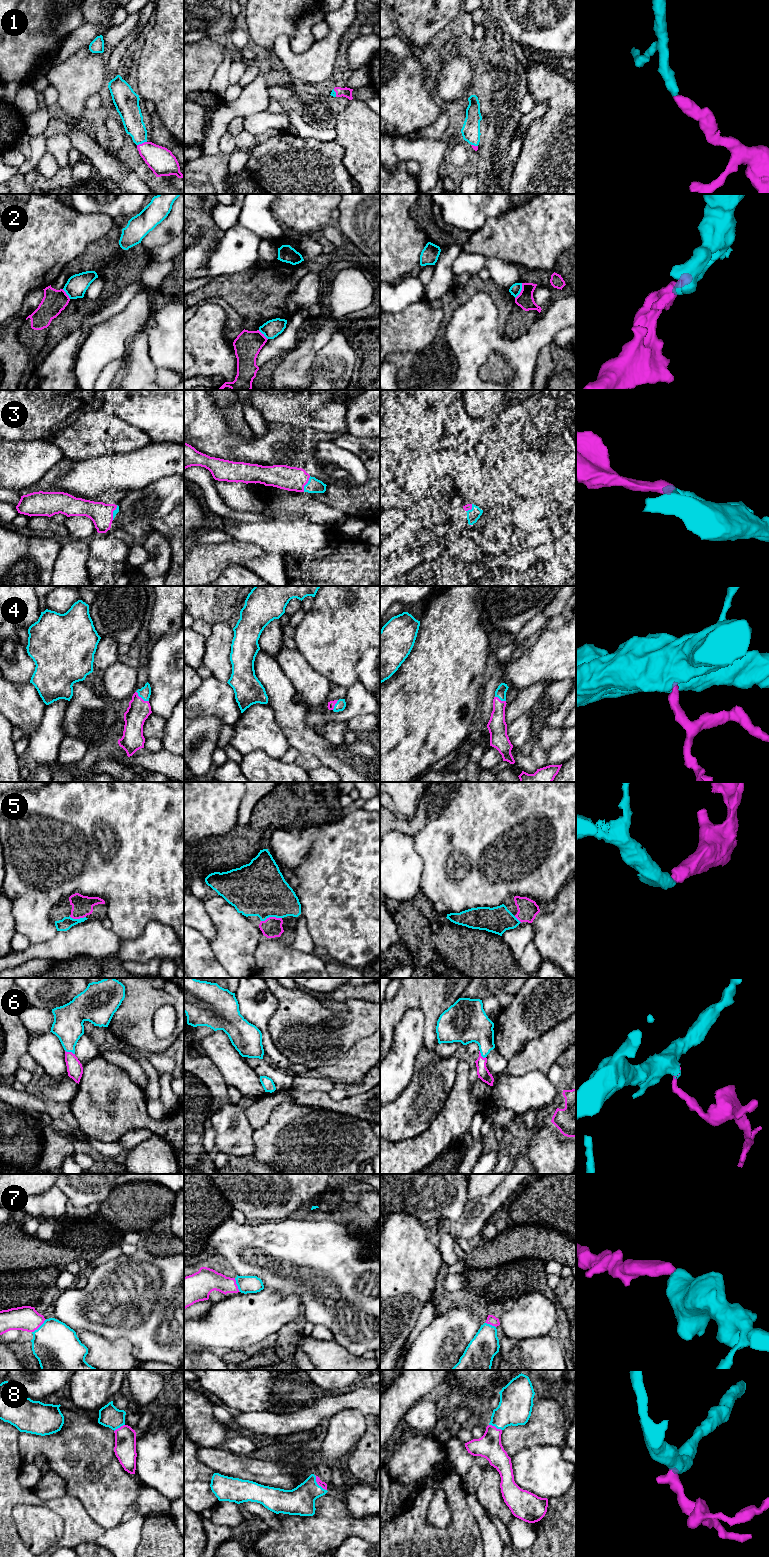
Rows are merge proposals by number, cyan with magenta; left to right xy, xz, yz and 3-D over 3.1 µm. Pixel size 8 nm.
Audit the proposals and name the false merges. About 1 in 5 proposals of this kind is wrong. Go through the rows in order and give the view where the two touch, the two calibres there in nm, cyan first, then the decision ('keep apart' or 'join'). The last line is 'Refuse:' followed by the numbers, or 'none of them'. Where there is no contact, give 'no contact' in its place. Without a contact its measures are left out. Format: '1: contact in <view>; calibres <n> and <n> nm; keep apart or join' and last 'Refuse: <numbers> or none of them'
1: contact in xy; calibres 170 and 220 nm; join
2: contact in yz; calibres 90 and 140 nm; keep apart
3: contact in xz; calibres 120 and 190 nm; join
4: contact in xy; calibres 90 and 180 nm; join
5: contact in xz; calibres 440 and 160 nm; join
6: contact in xy; calibres 240 and 130 nm; join
7: contact in xy; calibres 360 and 200 nm; join
8: contact in xz; calibres 220 and 50 nm; join
Refuse: 2

